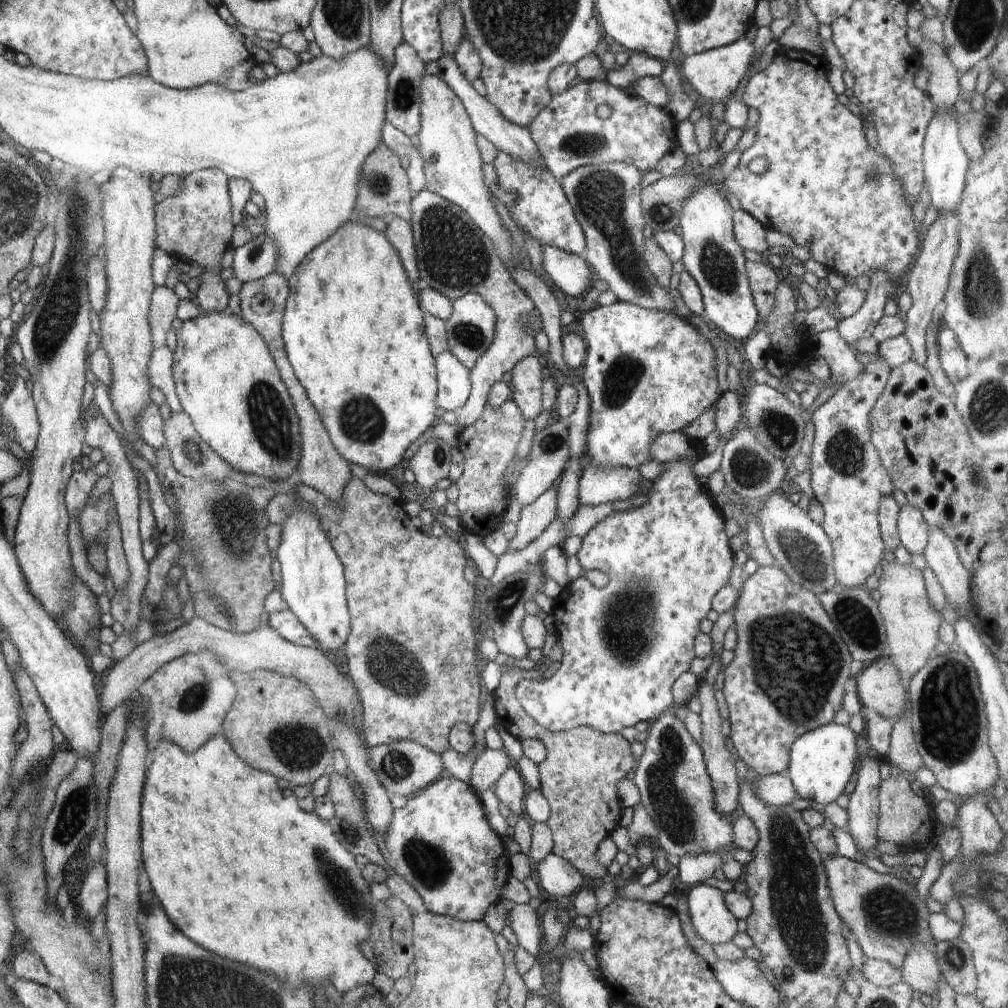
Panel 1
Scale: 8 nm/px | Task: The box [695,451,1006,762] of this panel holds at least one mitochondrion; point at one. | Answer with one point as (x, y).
(796, 662)

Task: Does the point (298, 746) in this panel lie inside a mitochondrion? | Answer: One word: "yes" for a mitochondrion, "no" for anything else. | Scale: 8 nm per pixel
yes

